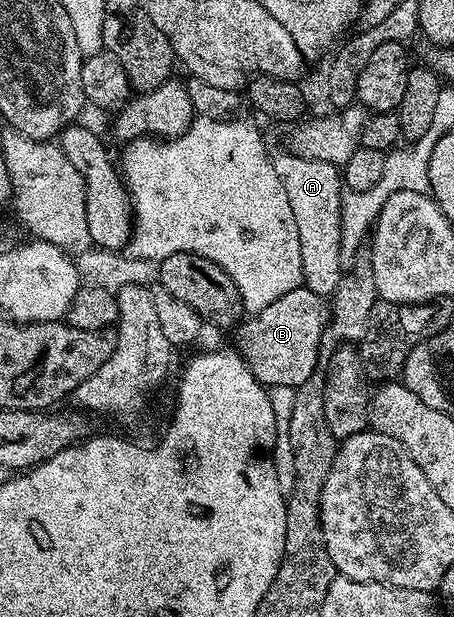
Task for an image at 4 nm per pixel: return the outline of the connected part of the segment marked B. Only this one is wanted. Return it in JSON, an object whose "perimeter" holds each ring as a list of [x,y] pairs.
{"perimeter":[[[304,285],[283,293],[279,301],[271,301],[267,309],[250,314],[236,328],[236,350],[244,357],[245,364],[255,373],[259,382],[266,388],[297,388],[315,373],[319,357],[319,345],[331,314],[326,296],[311,293]]]}

